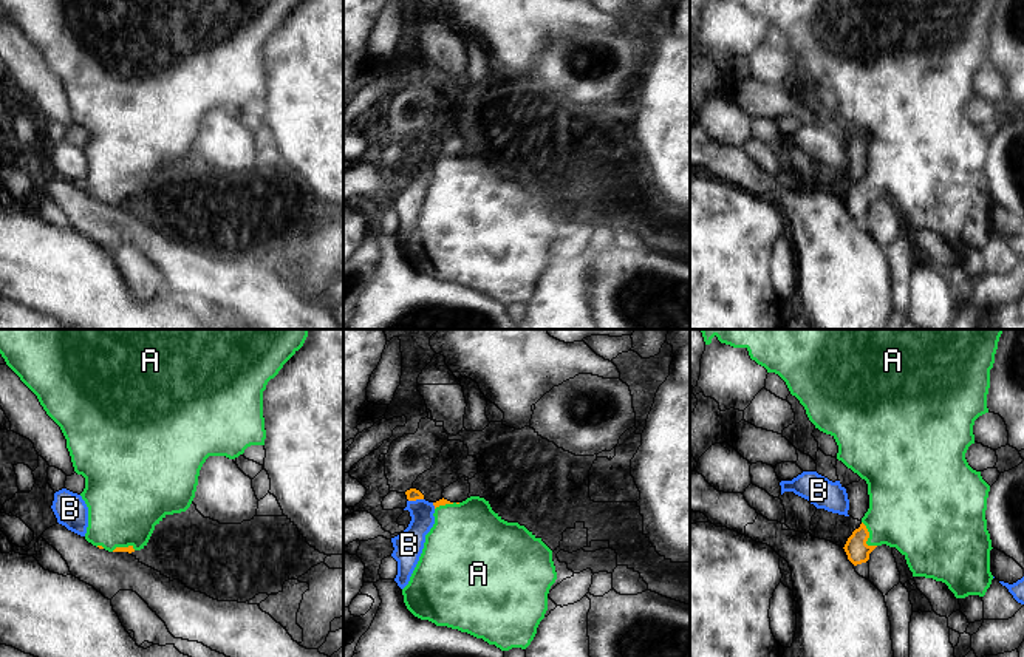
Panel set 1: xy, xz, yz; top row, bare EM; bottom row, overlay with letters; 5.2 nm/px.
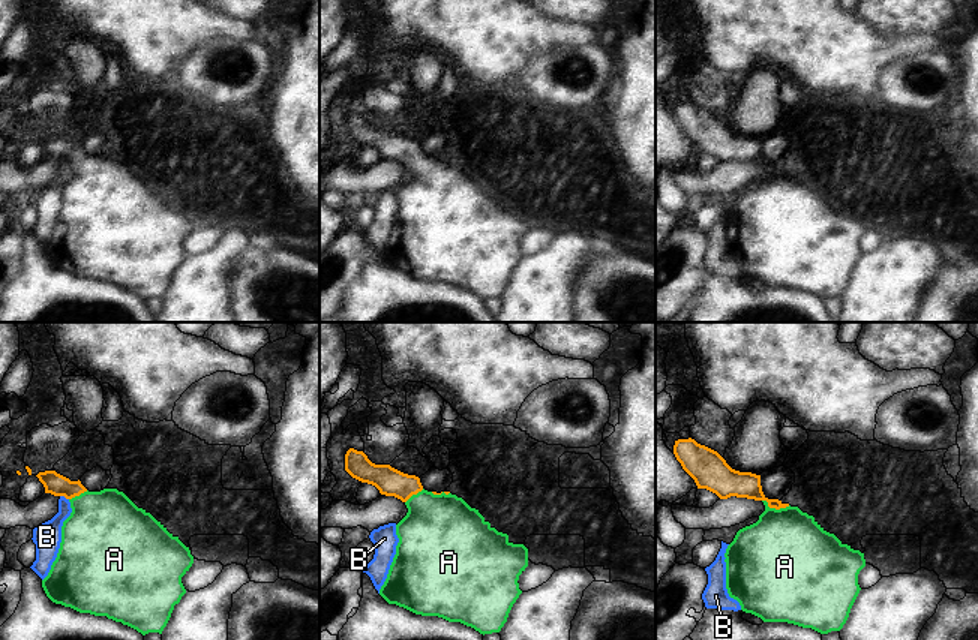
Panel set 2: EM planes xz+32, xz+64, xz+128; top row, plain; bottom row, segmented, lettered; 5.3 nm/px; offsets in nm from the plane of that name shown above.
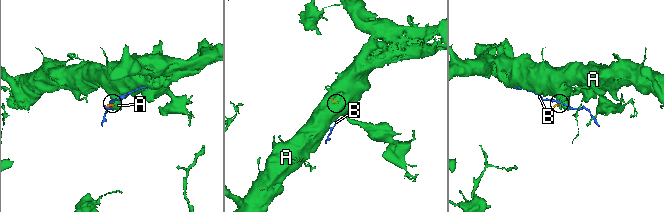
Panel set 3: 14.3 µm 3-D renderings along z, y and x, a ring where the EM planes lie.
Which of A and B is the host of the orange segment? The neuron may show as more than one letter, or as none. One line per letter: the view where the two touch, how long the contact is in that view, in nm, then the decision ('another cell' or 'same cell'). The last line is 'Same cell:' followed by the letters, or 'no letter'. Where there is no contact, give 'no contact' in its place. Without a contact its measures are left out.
A: meets orange in yz; contact 150 nm long; same cell
B: meets orange in xz; contact 80 nm long; another cell
Same cell: A

